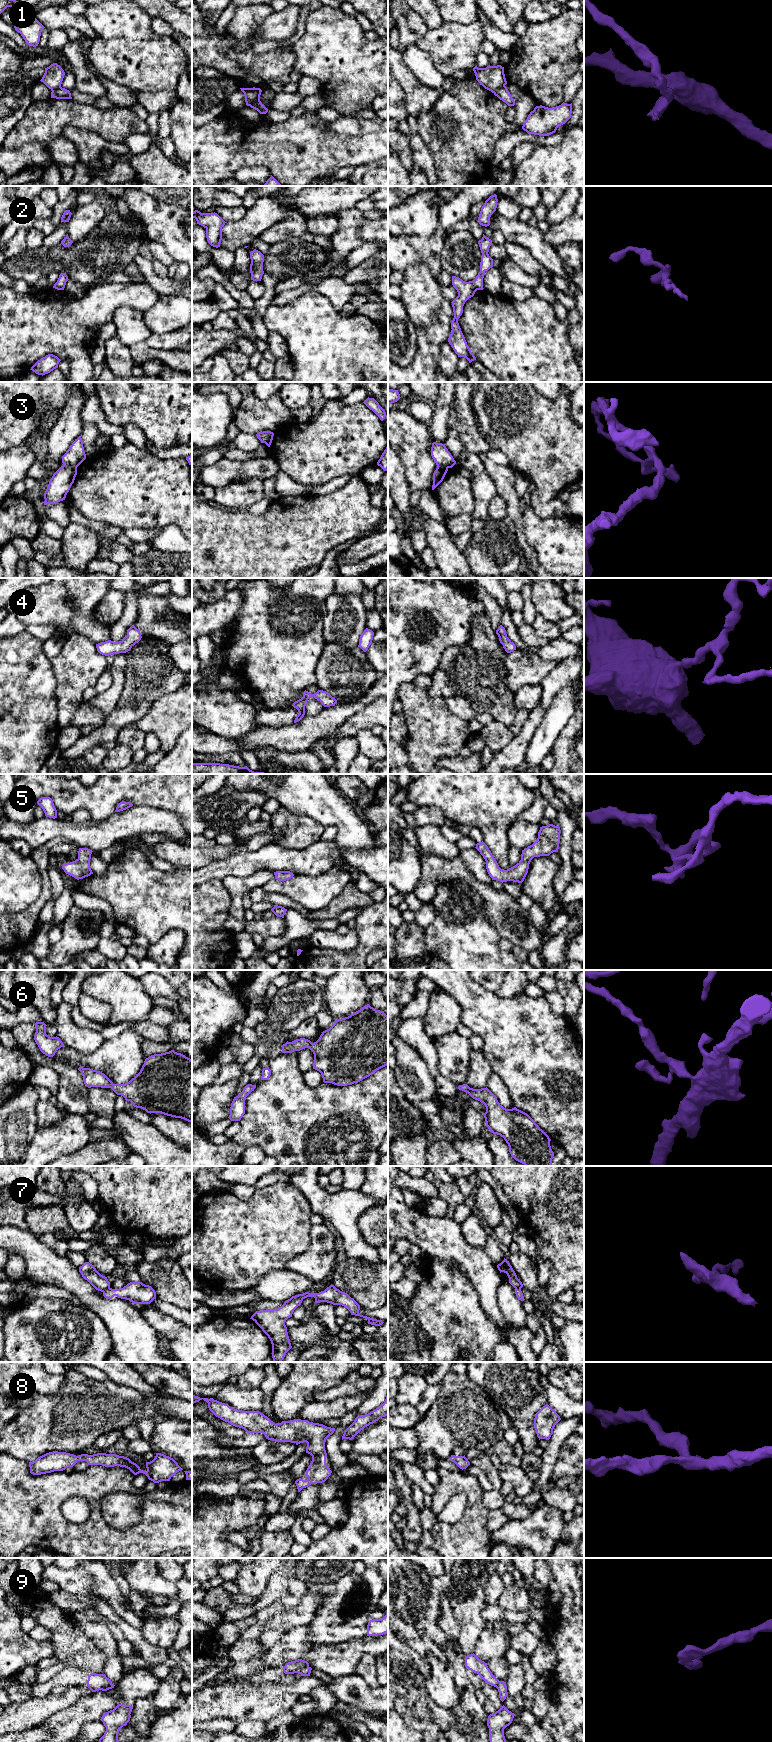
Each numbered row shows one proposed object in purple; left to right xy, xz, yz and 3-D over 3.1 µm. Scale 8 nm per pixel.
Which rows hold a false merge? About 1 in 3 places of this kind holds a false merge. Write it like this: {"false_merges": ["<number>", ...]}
{"false_merges": ["1", "3", "7", "9"]}

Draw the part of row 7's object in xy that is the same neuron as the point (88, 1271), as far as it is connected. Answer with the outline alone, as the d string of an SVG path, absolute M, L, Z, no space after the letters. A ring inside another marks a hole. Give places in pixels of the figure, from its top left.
M85 1262L79 1267L79 1272L96 1290L104 1292L106 1289L110 1288L110 1282L107 1277L101 1275L89 1262Z

